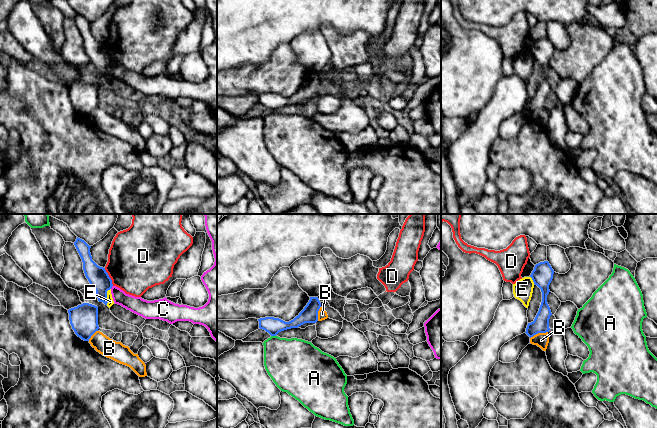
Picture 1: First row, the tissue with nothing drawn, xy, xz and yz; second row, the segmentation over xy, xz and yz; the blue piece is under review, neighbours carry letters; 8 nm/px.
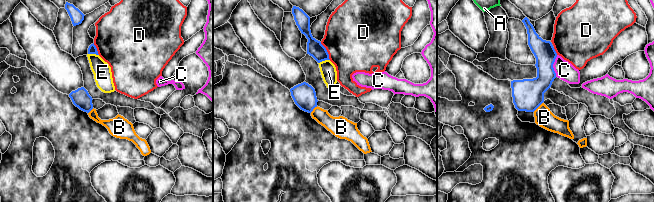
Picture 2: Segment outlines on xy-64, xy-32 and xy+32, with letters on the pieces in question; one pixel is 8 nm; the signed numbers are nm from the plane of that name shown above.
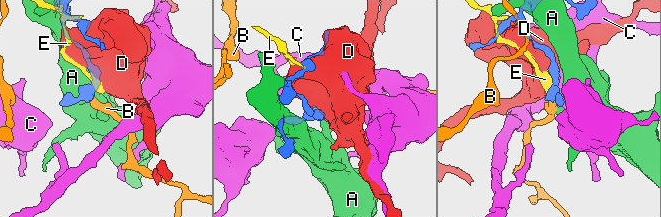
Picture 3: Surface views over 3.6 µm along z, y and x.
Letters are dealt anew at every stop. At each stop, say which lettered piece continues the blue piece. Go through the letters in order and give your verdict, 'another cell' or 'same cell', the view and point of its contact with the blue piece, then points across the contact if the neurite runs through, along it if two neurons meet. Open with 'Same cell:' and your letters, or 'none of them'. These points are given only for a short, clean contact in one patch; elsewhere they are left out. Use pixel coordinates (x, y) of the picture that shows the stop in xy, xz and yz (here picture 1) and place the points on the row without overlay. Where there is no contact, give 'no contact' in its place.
Same cell: none of them
A: another cell | xz (273, 111)
B: another cell | yz (538, 108) | along yz (547, 107), (536, 109), (530, 114)
C: another cell | xy (111, 63) | along xy (112, 61), (110, 64)
D: another cell | xy (109, 53)
E: another cell | xy (106, 72)

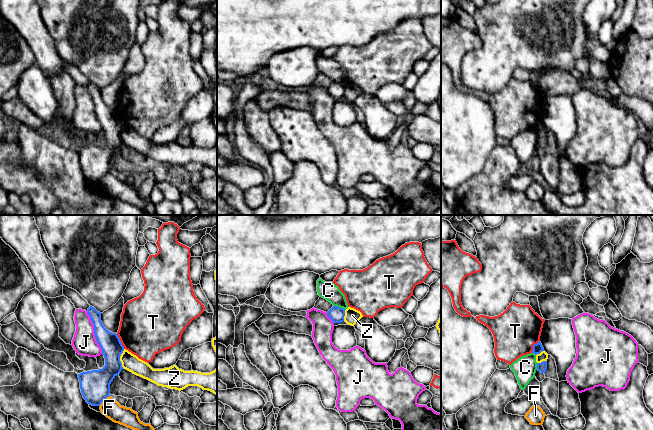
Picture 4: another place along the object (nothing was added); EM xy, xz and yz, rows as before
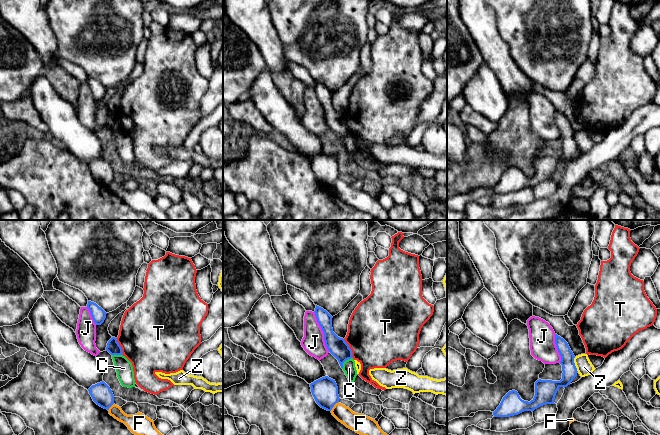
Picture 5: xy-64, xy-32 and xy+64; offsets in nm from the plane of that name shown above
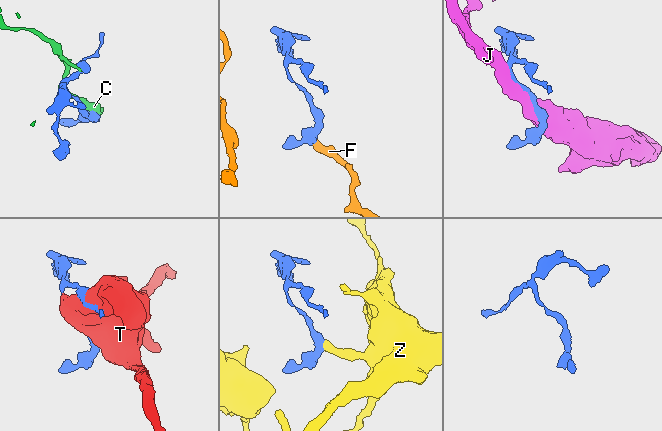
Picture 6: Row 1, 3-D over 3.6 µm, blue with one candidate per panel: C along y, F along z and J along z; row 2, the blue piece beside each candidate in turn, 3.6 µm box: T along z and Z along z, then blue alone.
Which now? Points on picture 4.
Same cell: none of them
C: another cell | xz (339, 83)
F: another cell | xy (104, 175) | along xy (109, 172), (99, 181)
J: another cell | xy (94, 108)
T: another cell | xy (120, 117)
Z: another cell | xy (119, 134) | along xy (124, 125), (120, 132), (122, 143)

